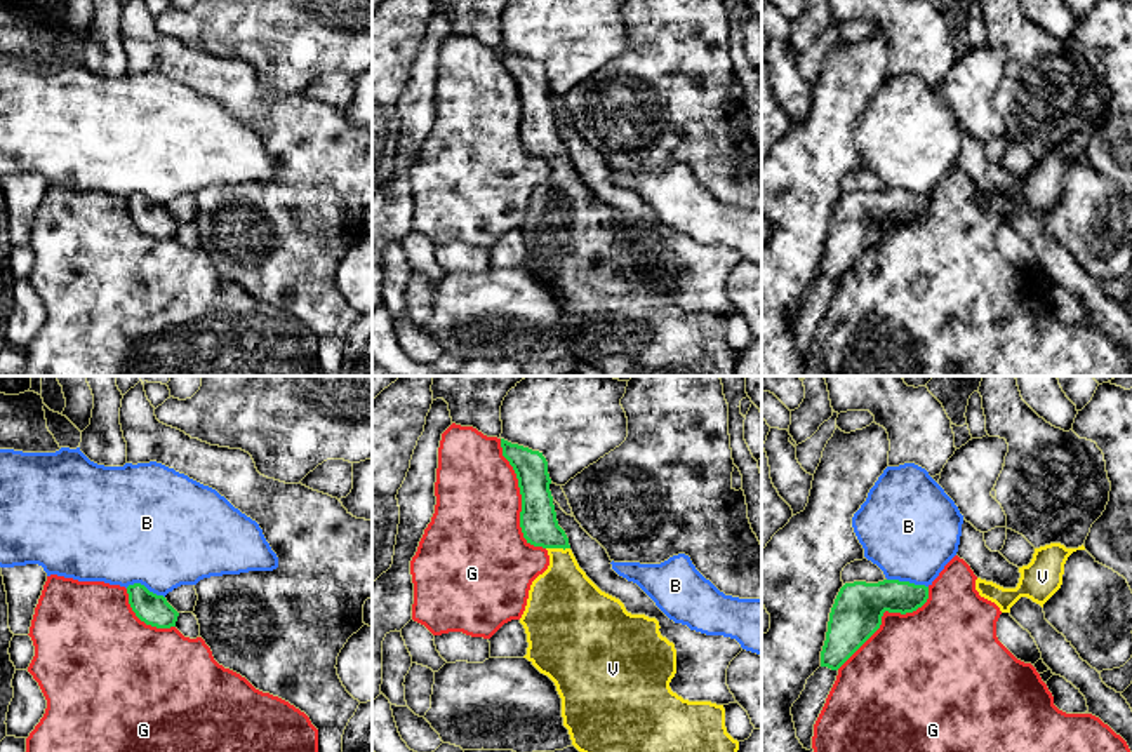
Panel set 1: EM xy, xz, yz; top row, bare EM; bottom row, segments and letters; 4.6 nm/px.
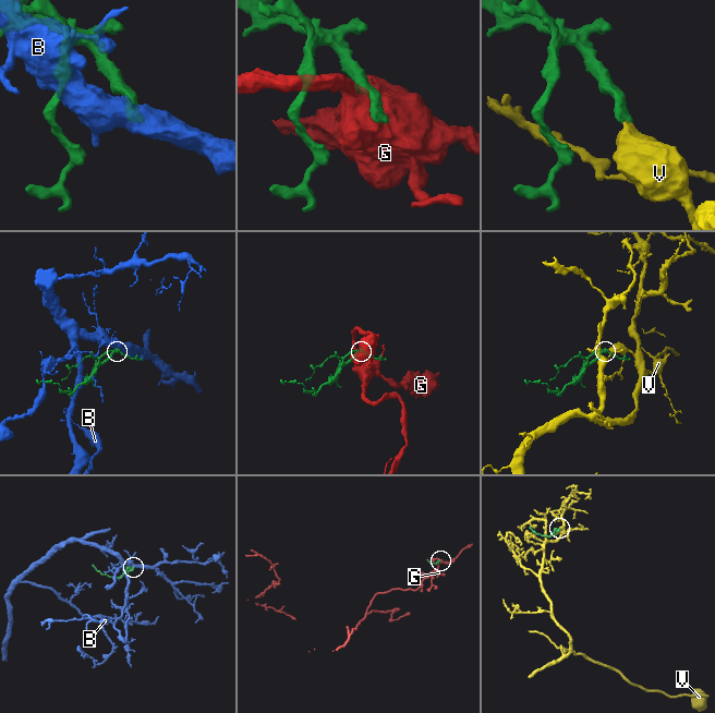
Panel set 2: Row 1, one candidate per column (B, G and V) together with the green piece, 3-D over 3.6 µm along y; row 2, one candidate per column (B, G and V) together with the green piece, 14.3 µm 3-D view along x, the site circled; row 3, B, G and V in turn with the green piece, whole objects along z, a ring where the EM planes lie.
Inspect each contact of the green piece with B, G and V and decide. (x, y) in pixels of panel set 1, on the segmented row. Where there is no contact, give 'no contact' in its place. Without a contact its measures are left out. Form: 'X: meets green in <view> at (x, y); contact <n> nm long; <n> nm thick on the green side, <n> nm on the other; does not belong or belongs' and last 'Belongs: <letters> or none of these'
B: meets green in yz at (908, 582); contact 200 nm long; 220 nm thick on the green side, 460 nm on the other; does not belong
G: meets green in xz at (522, 498); contact 550 nm long; 180 nm thick on the green side, 400 nm on the other; does not belong
V: meets green in xz at (559, 547); contact 110 nm long; 180 nm thick on the green side, 320 nm on the other; belongs
Belongs: V

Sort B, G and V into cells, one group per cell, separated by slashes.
B / G / V

